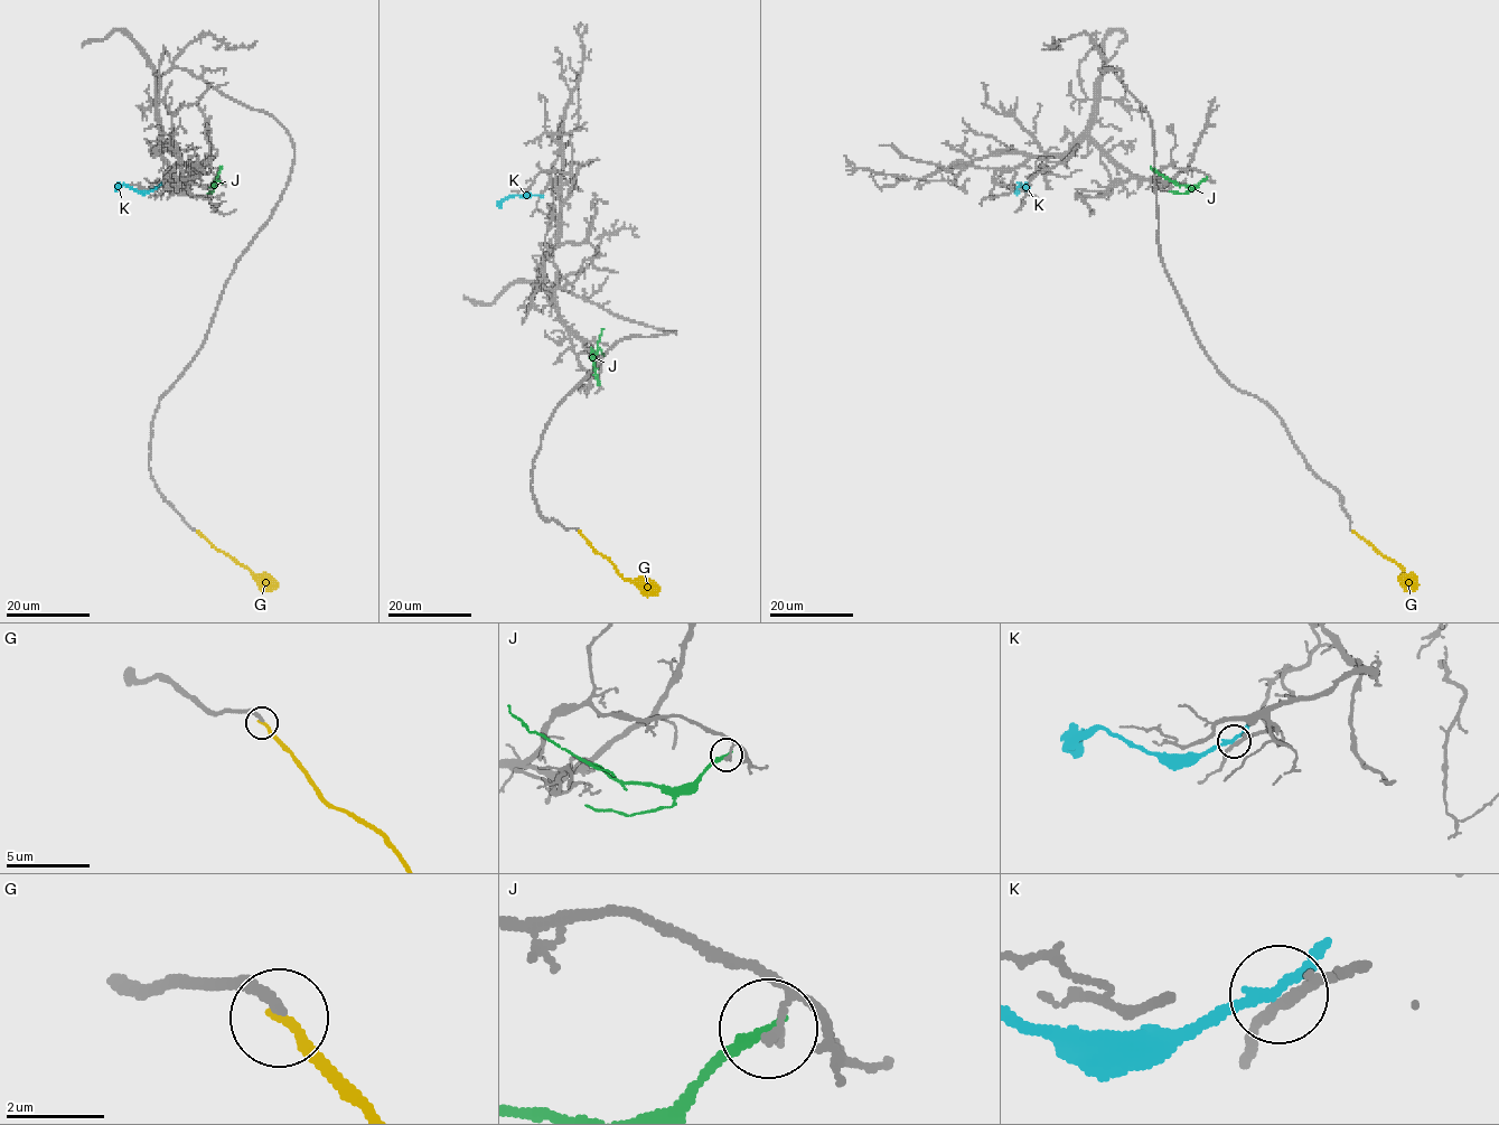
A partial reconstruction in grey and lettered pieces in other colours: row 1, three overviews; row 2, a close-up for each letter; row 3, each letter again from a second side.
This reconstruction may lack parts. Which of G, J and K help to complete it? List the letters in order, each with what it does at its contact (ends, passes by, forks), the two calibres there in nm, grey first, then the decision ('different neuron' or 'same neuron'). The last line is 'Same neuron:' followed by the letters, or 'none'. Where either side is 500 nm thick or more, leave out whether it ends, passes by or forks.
G: it ends | 240/200 nm | same neuron
J: it ends | 130/280 nm | different neuron
K: it passes by | 190/190 nm | different neuron
Same neuron: G

